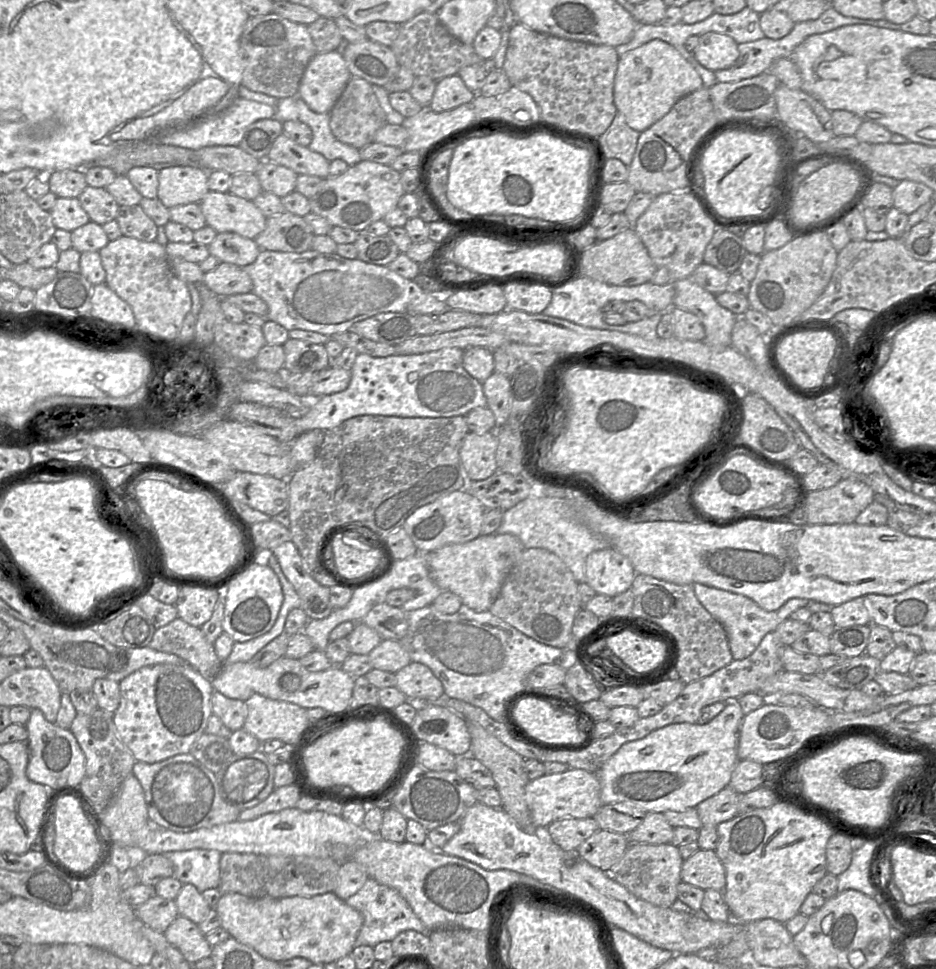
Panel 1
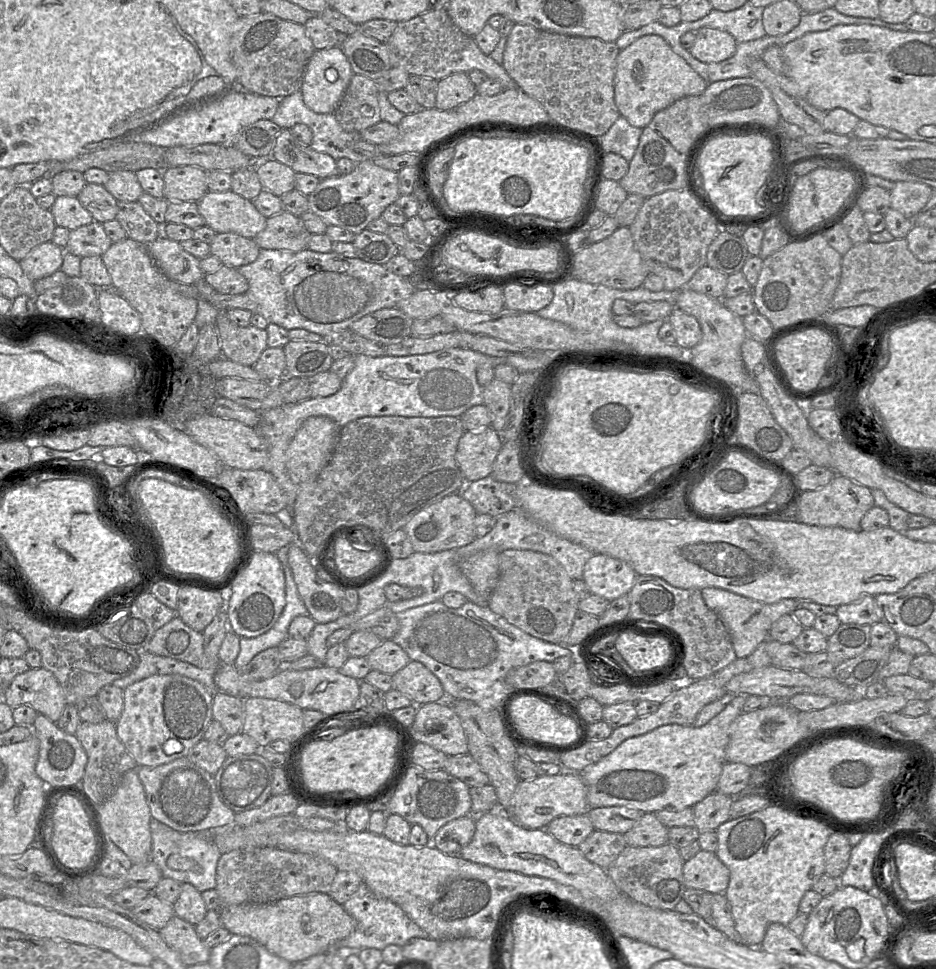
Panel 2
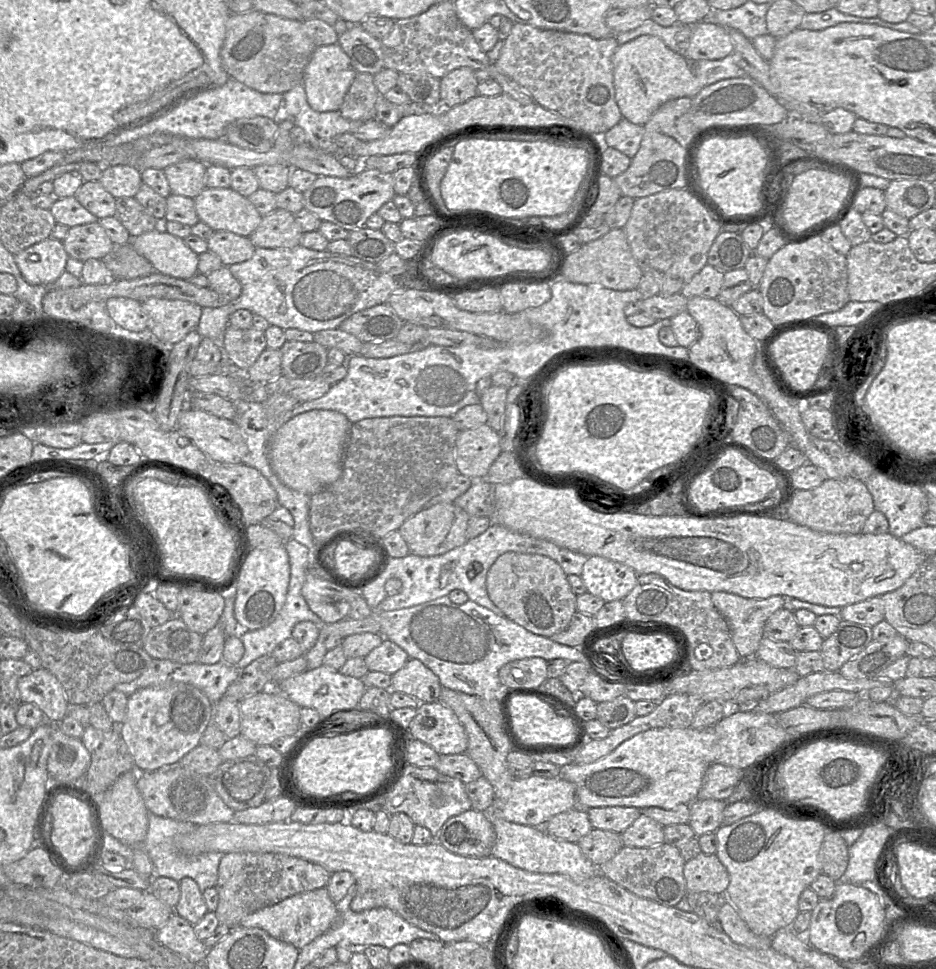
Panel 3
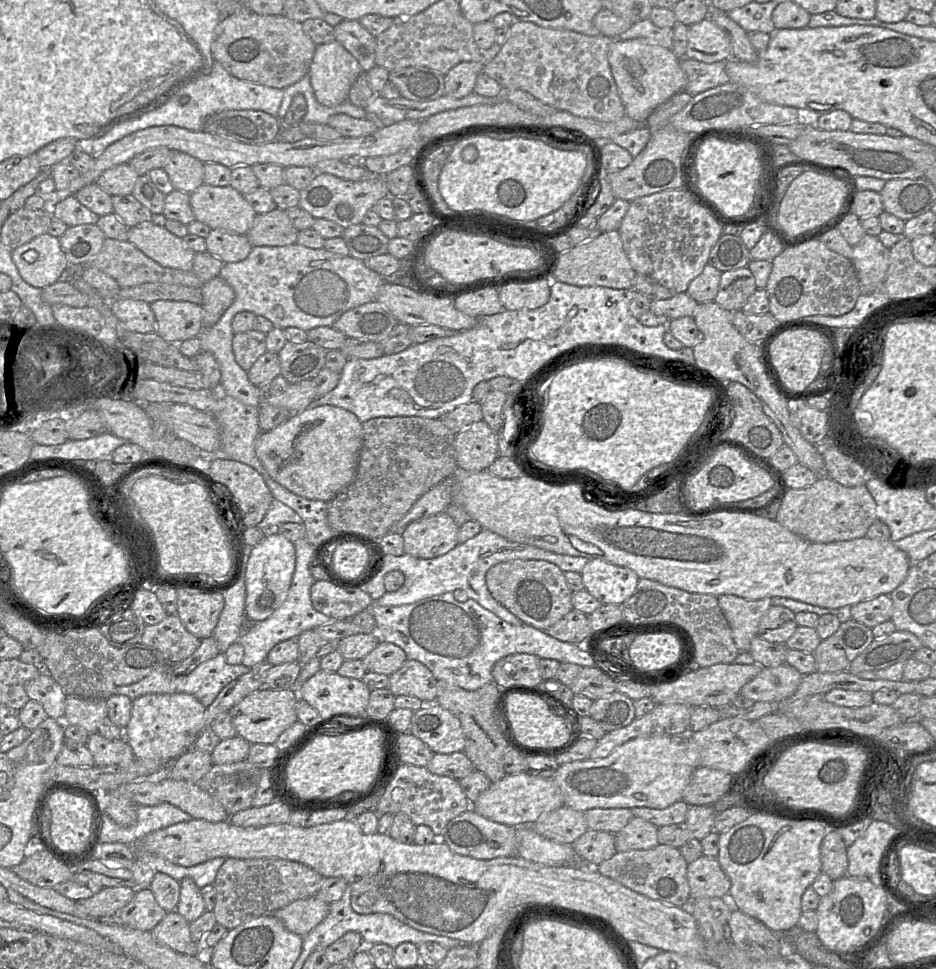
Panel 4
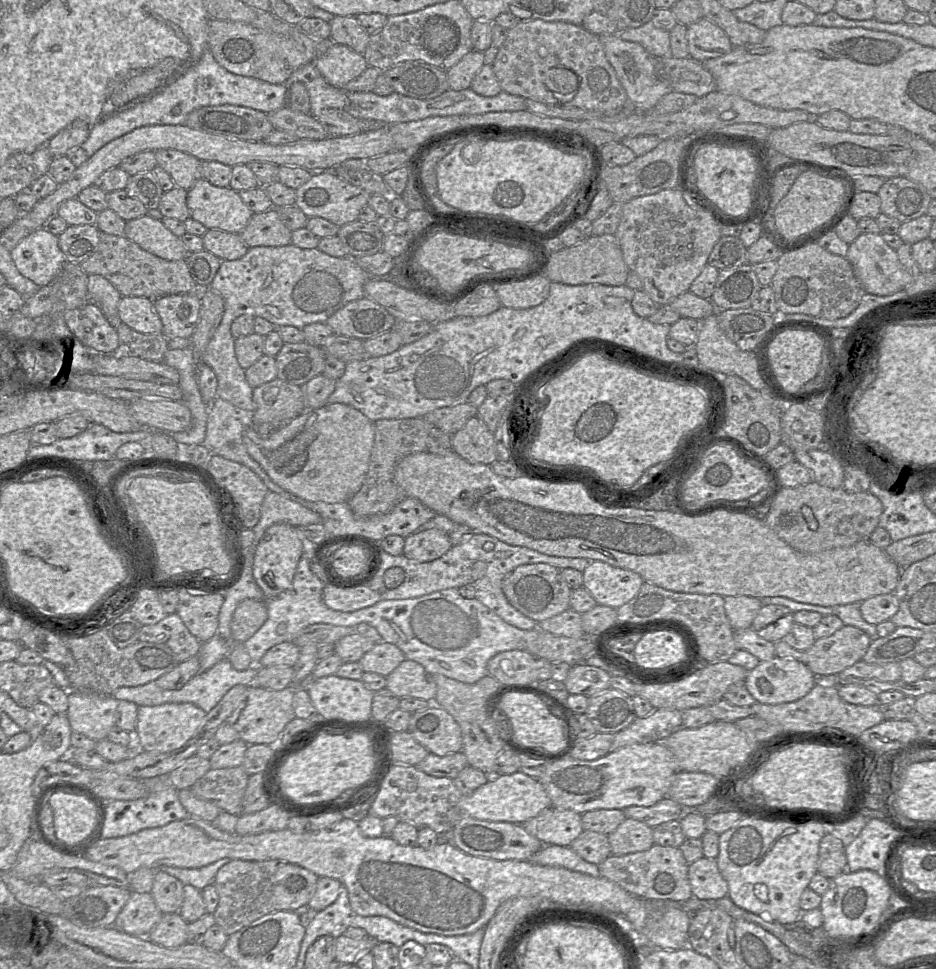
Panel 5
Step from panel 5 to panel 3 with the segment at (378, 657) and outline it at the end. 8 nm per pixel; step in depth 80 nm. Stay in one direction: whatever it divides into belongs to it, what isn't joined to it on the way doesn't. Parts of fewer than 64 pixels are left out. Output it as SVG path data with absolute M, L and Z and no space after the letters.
M389 639L374 648L366 657L369 671L379 671L390 675L397 672L410 659L408 653Z

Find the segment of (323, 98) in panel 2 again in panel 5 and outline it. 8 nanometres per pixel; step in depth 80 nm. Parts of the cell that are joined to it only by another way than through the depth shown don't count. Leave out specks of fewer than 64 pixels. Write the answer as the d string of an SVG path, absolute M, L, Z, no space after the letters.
M333 43L318 56L314 64L330 85L340 89L360 76L369 66L363 54L337 43Z

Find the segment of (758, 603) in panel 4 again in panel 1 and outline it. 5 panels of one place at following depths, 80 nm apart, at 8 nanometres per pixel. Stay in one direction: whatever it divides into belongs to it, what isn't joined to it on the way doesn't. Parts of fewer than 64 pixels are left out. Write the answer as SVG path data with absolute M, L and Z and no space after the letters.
M700 583L692 585L699 602L725 629L734 660L742 660L750 656L766 634L774 632L778 625L788 619L793 612L806 607L809 603L808 599L792 598L778 610L765 611L746 596Z

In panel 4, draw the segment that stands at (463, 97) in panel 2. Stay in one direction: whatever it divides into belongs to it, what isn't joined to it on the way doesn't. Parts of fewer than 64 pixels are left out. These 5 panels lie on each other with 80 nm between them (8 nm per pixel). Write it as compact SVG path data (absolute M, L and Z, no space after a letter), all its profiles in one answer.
M461 62L444 75L444 93L453 98L463 98L474 93L483 62Z

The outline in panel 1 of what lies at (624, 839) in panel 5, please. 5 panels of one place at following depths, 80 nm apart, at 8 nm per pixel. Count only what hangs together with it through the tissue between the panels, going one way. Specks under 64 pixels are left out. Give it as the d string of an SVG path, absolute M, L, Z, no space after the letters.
M648 812L628 837L630 843L668 844L672 841L673 831L663 813Z

